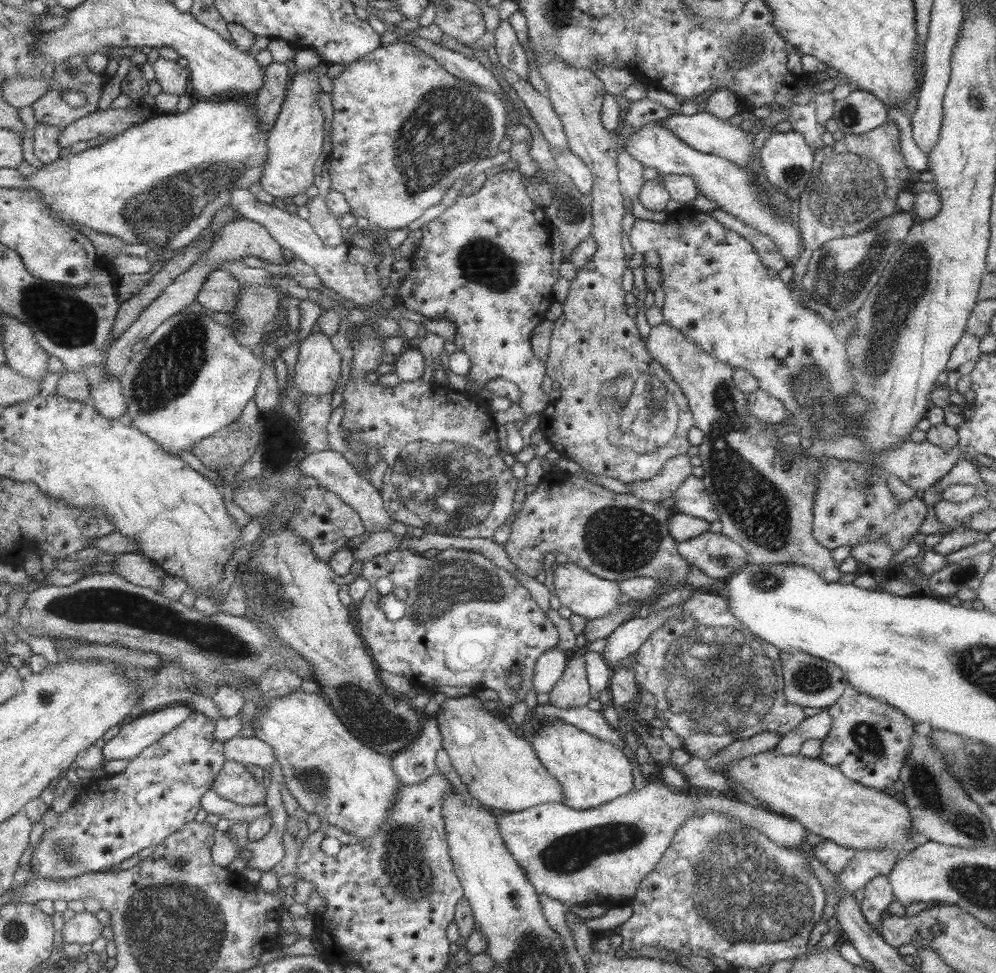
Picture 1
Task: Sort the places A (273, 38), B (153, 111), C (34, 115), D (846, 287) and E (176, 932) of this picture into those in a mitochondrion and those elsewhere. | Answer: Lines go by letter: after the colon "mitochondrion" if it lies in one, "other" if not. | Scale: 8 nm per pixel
A: other
B: other
C: other
D: mitochondrion
E: mitochondrion

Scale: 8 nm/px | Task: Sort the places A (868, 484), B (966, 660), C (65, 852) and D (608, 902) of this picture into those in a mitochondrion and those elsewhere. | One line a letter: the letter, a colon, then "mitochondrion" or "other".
A: other
B: mitochondrion
C: mitochondrion
D: other

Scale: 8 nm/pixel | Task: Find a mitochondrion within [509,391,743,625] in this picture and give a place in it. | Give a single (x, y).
(618, 538)

